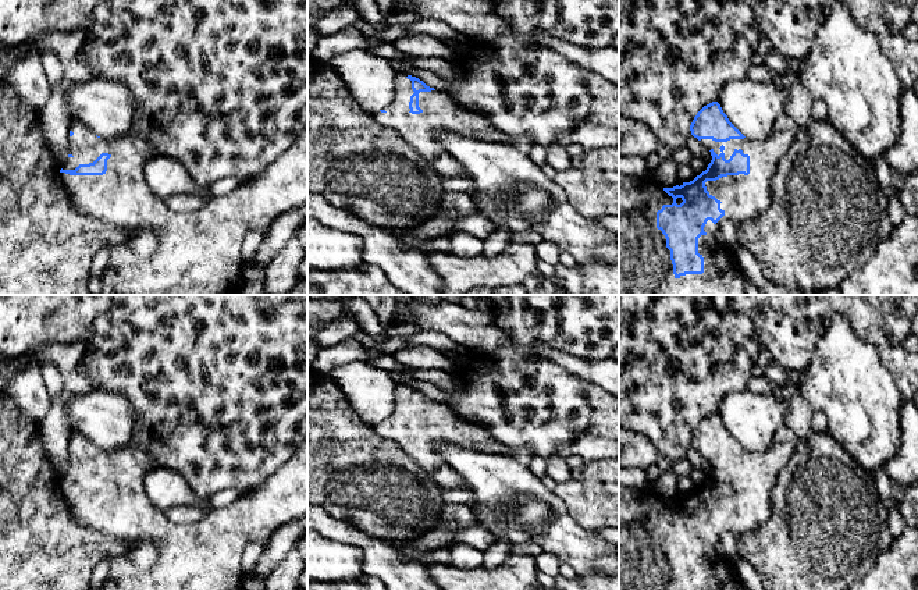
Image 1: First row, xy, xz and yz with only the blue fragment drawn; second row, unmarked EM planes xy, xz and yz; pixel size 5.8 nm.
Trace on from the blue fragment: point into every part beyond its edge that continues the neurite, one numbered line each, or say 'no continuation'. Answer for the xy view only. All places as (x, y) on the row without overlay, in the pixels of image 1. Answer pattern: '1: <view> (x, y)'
1: xy (207, 554)

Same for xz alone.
1: xz (441, 425)

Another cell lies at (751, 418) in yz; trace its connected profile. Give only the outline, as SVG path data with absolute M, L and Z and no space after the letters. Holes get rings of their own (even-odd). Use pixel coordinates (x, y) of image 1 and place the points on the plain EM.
M750 390L726 394L718 408L729 433L748 451L765 451L787 412L787 401Z

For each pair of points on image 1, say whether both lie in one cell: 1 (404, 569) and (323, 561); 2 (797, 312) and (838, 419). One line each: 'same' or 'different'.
1: different
2: different

